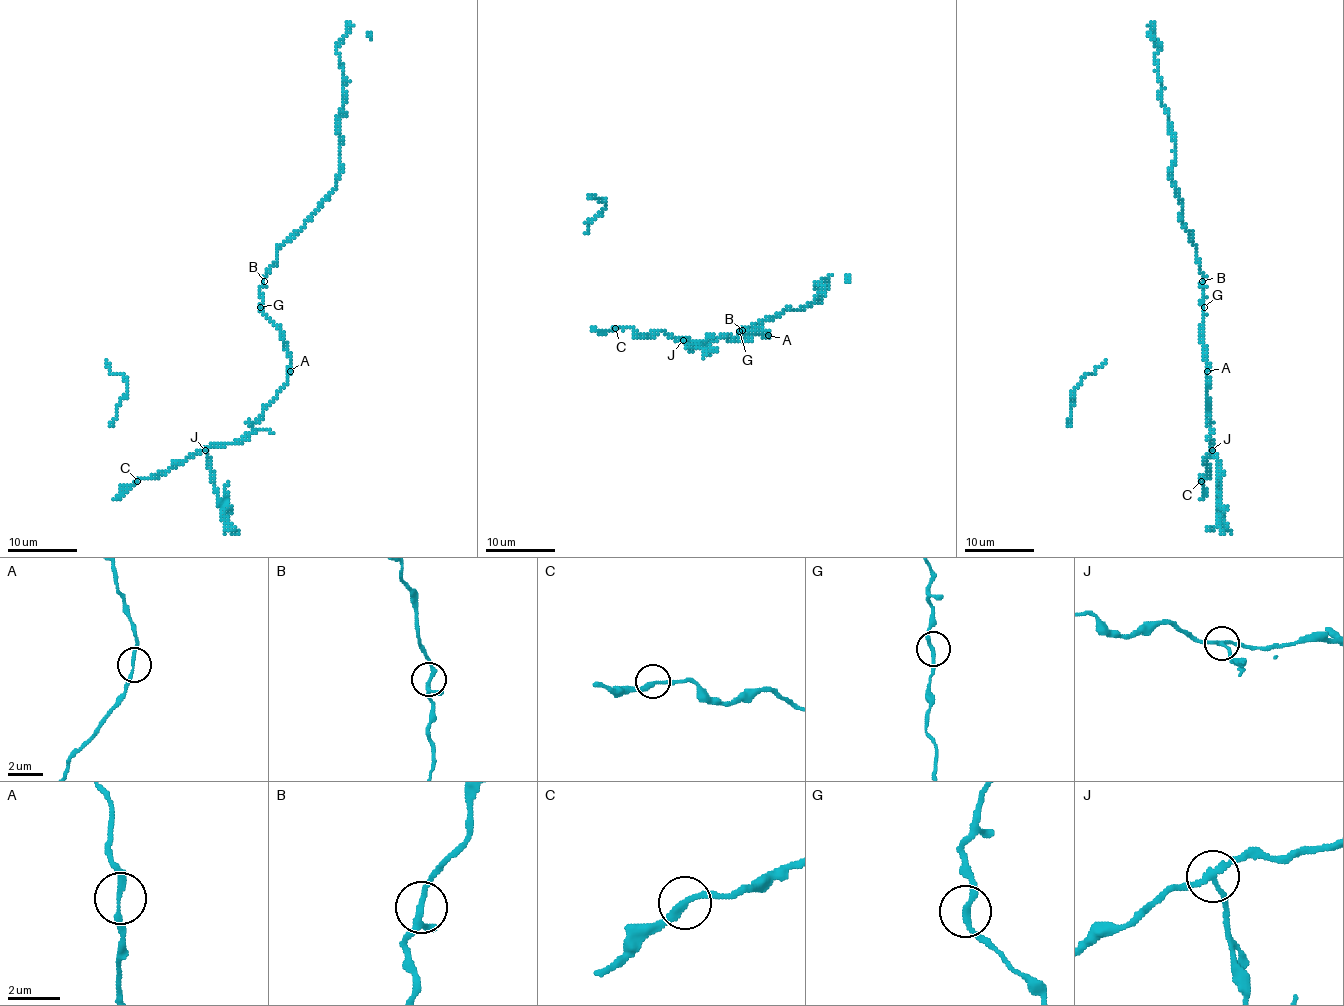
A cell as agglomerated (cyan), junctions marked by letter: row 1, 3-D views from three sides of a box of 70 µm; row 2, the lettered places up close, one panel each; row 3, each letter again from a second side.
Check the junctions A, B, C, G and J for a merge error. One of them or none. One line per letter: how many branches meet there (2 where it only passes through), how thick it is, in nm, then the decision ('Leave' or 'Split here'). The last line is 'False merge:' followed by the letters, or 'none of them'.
A: Branches: 2. Thickness 190 nm. Leave
B: Branches: 3. Thickness 190 nm. Leave
C: Branches: 2. Thickness 240 nm. Leave
G: Branches: 2. Thickness 200 nm. Leave
J: Branches: 3. Thickness 190 nm. Split here
False merge: J

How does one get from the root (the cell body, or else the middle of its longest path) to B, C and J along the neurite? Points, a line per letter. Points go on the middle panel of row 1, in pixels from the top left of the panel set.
B: (767, 335), (761, 328), (742, 330)
C: (767, 335), (692, 342), (671, 338), (662, 331), (652, 331), (641, 337), (631, 328), (615, 328)
J: (767, 335), (741, 335), (702, 342), (683, 340)

